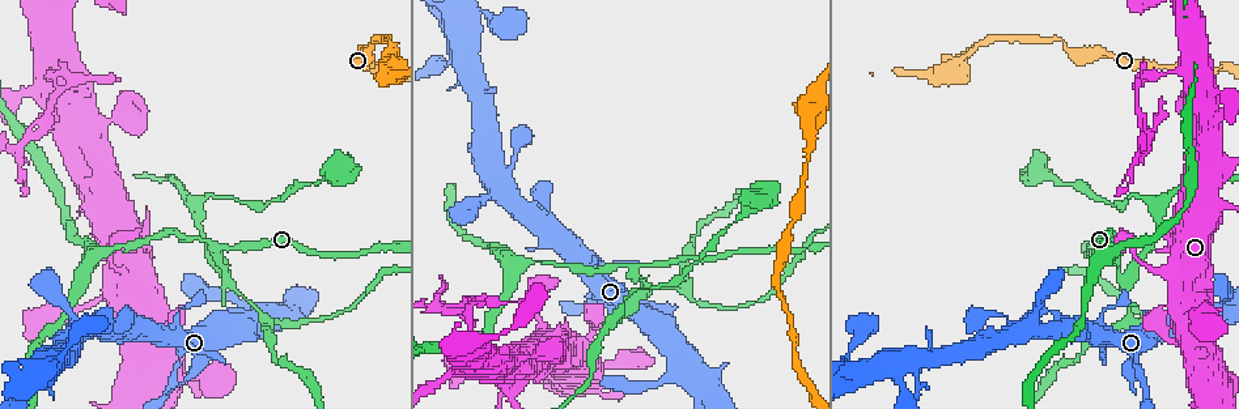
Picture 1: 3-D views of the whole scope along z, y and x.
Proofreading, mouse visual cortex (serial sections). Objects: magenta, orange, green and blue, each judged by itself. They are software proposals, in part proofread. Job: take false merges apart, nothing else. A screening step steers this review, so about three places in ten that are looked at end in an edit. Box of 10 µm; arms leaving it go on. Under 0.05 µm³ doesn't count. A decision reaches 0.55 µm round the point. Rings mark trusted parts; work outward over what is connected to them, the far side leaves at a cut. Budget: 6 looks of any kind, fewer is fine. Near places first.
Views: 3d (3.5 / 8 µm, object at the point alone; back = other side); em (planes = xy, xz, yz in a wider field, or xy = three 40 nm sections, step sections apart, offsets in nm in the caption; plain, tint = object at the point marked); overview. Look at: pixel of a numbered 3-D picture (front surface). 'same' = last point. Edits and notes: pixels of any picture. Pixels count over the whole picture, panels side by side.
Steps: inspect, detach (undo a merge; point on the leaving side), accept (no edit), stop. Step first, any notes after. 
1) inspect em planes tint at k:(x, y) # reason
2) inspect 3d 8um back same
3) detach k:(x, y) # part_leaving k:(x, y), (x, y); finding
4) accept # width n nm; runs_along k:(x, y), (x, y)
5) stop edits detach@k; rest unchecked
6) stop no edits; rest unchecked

inspect 3d 8um at 1:(635, 267) # arms part here

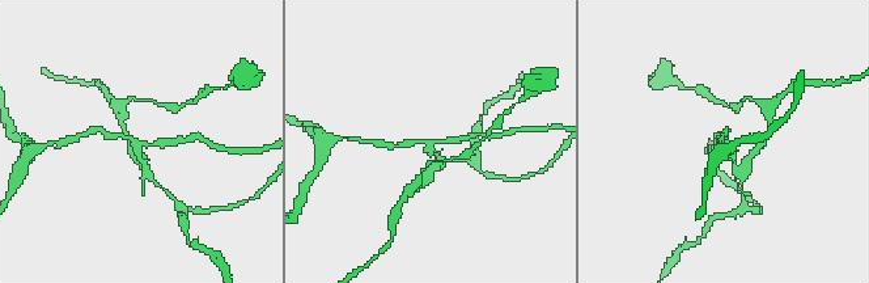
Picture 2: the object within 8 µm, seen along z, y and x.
inspect 3d 3.5um same # closer look

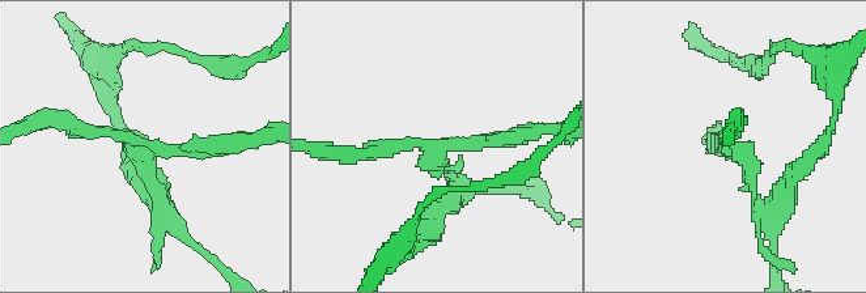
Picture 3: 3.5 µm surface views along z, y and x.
inspect em xy step 3 tint at 3:(145, 146) # arms 3; arm_widths 100, 200, 200 nm; need the tissue

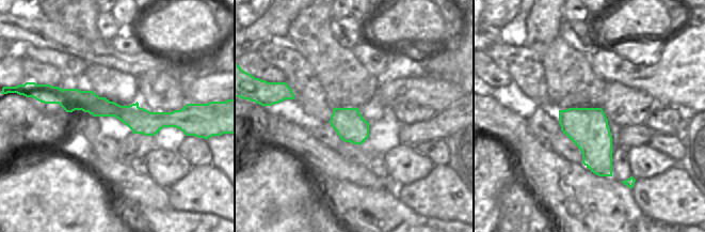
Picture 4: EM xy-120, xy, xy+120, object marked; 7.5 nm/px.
detach 3:(160, 195) # part_leaving 3:(739, 153), (767, 209), (799, 169); two cells meet here

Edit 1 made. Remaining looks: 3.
inspect overview # redraw

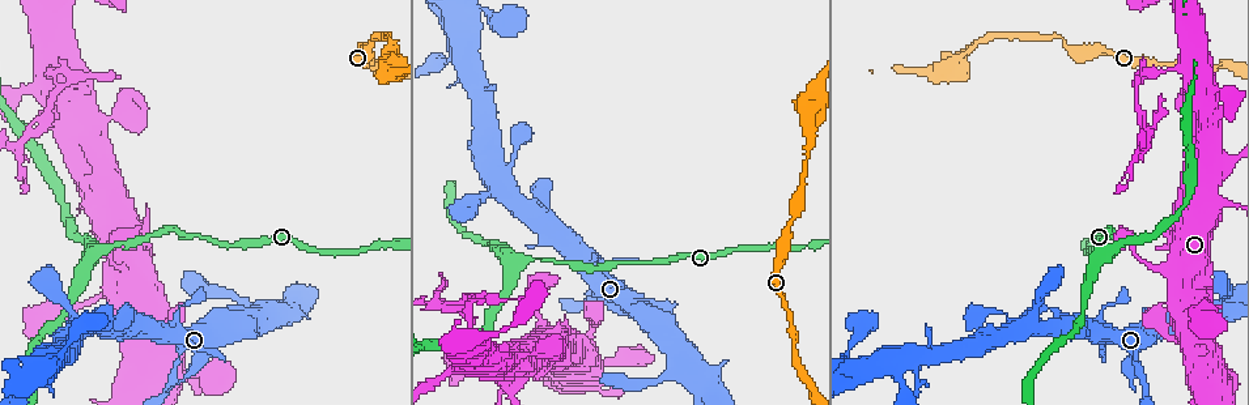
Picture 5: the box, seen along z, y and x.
inspect 3d 3.5um at 5:(486, 297) # sharp bend

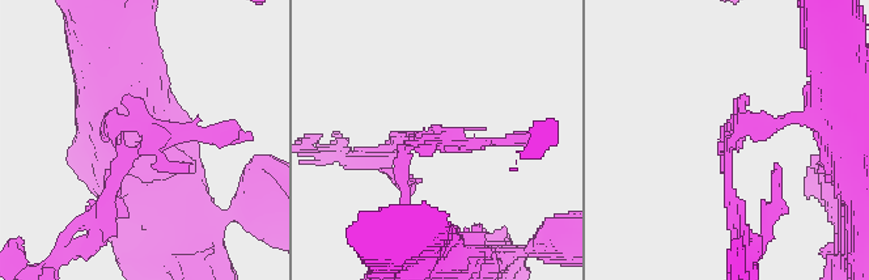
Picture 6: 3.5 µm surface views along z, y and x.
inspect em xy step 3 tint at 6:(731, 129) # now the EM

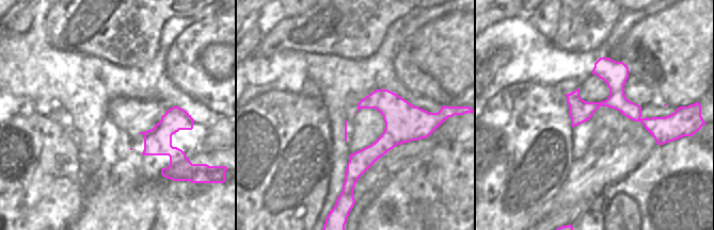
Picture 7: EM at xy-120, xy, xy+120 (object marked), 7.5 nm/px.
detach 6:(730, 207) # part_leaving 6:(728, 165), (751, 258); a second cell is stuck on

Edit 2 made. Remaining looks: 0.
stop edits detach@3, detach@6; rest unchecked

